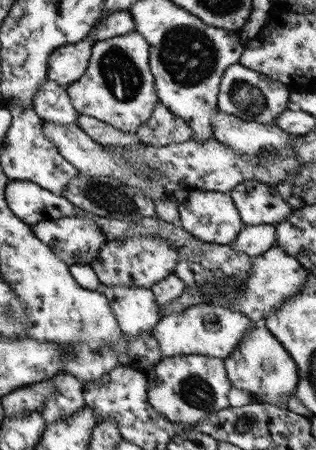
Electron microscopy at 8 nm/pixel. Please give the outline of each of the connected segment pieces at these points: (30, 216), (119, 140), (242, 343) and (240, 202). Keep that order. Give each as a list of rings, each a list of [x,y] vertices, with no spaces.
[[[9,181],[5,184],[4,201],[27,226],[46,218],[71,217],[74,210],[79,209],[60,194],[55,195],[30,181]]]
[[[77,116],[77,127],[91,139],[101,146],[119,146],[119,147],[141,147],[149,146],[147,143],[141,143],[135,133],[127,134],[108,126],[105,122],[83,116]]]
[[[263,319],[254,322],[244,337],[238,342],[234,351],[222,359],[227,378],[232,386],[256,399],[261,398],[262,403],[279,406],[277,396],[288,399],[297,387],[298,374],[294,360],[281,346],[281,343],[265,328]]]
[[[255,180],[236,184],[228,195],[245,225],[276,225],[293,211],[273,187]]]

